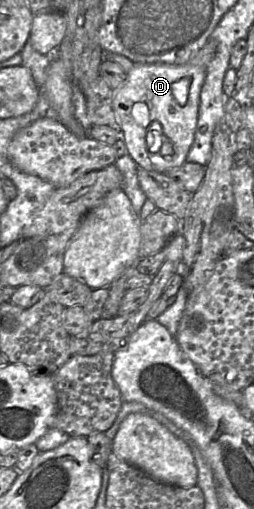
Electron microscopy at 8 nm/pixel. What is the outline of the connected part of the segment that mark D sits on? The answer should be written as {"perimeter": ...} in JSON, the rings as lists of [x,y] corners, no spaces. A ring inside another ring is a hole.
{"perimeter":[[[208,38],[206,44],[186,64],[139,63],[126,73],[124,83],[113,90],[112,108],[121,124],[120,137],[124,140],[127,154],[138,167],[166,173],[180,167],[186,161],[194,142],[199,115],[200,93],[205,80],[206,68],[214,58],[217,42]],[[148,133],[163,134],[172,144],[173,154],[163,156],[148,150]]]}

